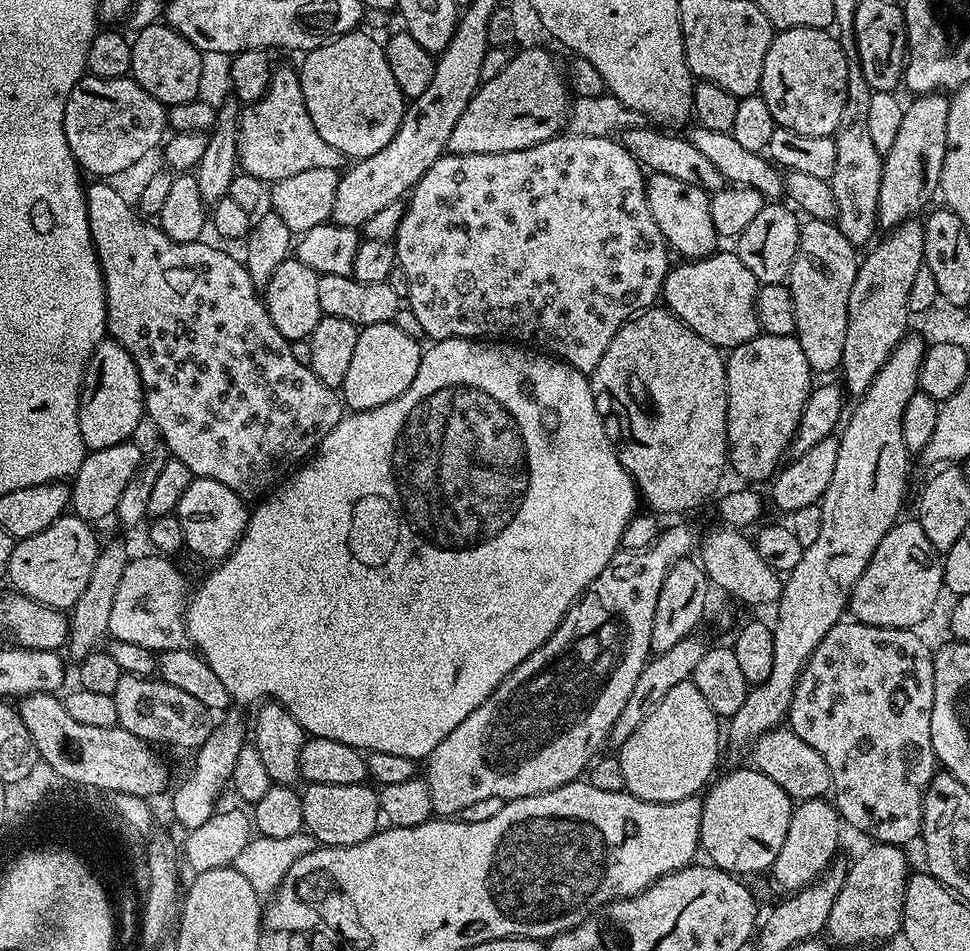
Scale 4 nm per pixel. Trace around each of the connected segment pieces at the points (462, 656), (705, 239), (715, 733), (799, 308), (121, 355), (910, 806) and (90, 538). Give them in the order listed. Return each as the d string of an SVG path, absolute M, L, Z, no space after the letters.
M459 336L453 340L437 340L431 345L433 348L425 347L420 357L418 374L414 374L414 382L398 398L386 402L382 406L374 406L370 410L361 412L349 411L340 417L338 426L322 438L320 447L316 449L314 458L301 463L277 487L269 491L251 509L248 518L248 529L242 534L238 546L227 556L226 559L219 561L209 571L208 575L199 581L196 593L191 593L187 601L186 626L187 639L194 645L195 651L203 656L204 661L222 678L222 686L226 686L228 695L233 692L252 699L253 702L261 698L280 704L287 710L295 720L299 720L305 733L309 737L321 736L322 738L336 739L338 742L345 743L346 746L363 750L365 753L385 752L386 754L404 755L414 761L420 762L433 755L436 748L458 726L458 722L465 720L494 690L506 679L506 677L522 663L527 656L534 654L558 630L562 618L570 611L572 605L587 592L588 587L606 570L610 558L614 558L616 552L621 551L620 539L626 530L626 526L632 521L633 516L637 515L636 500L638 504L638 493L636 484L632 476L622 466L620 453L614 447L614 440L608 437L608 432L604 429L604 420L600 417L600 412L596 409L598 404L597 397L592 395L592 385L589 377L576 368L572 368L565 360L561 360L551 354L545 354L540 350L529 350L524 346L517 346L512 342L489 342L484 338L465 338Z
M657 172L647 177L646 187L650 214L673 253L681 252L684 260L700 260L717 251L718 237L710 218L709 193L690 182L681 182L678 178L669 178L667 174Z
M691 680L678 682L678 686L674 686L674 690L670 690L670 694L666 694L666 698L652 708L642 726L638 726L638 730L634 730L634 734L630 734L630 738L619 745L618 759L626 791L631 796L655 804L678 802L687 796L697 795L713 779L712 771L720 756L720 740L722 744L722 724L716 712L710 710L710 702L702 698L698 686Z
M805 219L798 234L798 250L794 254L792 272L786 281L794 298L795 338L806 354L813 373L836 372L846 346L846 322L850 306L850 290L858 267L857 245L842 234L832 220Z
M105 338L94 350L90 362L84 371L84 385L80 388L80 429L84 439L84 447L88 450L114 446L131 441L132 436L140 428L140 419L145 419L144 387L138 374L138 366L134 366L134 358L117 340Z
M841 622L818 642L814 654L806 662L802 674L792 691L792 701L788 707L786 717L787 727L792 729L806 746L814 746L818 754L822 754L822 762L830 770L832 786L831 795L834 797L834 803L837 812L840 813L840 819L845 825L857 827L864 831L873 841L882 844L899 844L908 846L912 839L921 835L922 826L922 806L924 805L924 795L930 786L933 776L938 771L938 761L934 750L932 749L932 739L930 738L930 714L932 713L932 703L934 702L934 659L933 649L928 648L923 642L916 630L911 628L883 628L882 626L870 626L859 622Z
M65 514L46 526L46 530L38 530L38 534L25 540L16 540L8 563L7 583L47 608L71 610L90 581L95 559L100 553L102 544L100 540L96 541L92 528L95 527L81 516Z

